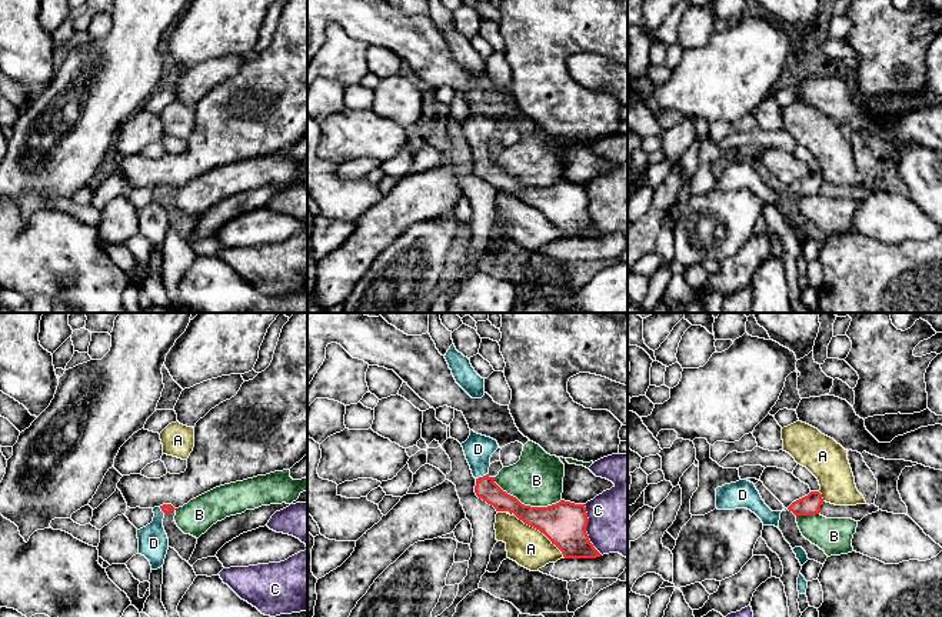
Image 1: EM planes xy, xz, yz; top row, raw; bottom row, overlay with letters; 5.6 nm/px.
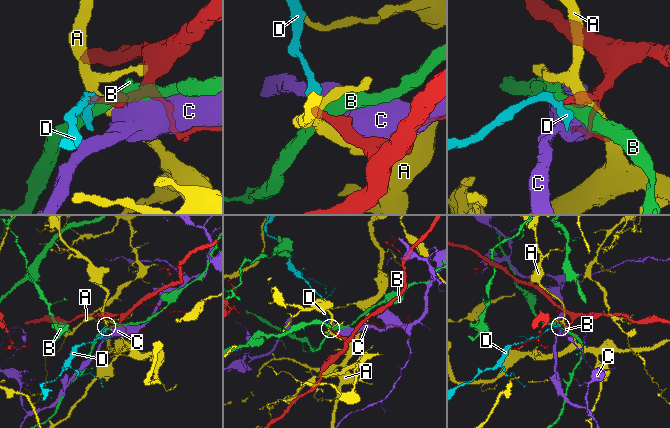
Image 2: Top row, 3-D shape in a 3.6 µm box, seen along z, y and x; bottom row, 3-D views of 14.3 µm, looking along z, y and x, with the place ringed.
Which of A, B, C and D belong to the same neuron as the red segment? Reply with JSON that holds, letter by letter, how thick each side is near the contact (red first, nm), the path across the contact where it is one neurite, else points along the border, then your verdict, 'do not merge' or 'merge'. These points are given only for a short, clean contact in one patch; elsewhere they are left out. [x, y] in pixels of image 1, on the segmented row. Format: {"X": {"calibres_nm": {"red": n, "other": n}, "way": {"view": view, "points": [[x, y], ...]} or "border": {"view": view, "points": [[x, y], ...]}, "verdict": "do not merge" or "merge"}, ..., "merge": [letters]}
{"A": {"calibres_nm": {"red": 240, "other": 220}, "verdict": "do not merge"}, "B": {"calibres_nm": {"red": 240, "other": 300}, "border": {"view": "xz", "points": [[493, 477], [503, 490], [525, 504], [551, 506], [561, 500]]}, "verdict": "do not merge"}, "C": {"calibres_nm": {"red": 240, "other": 380}, "verdict": "do not merge"}, "D": {"calibres_nm": {"red": 120, "other": 160}, "way": {"view": "xz", "points": [[486, 489], [483, 476], [479, 467], [478, 449]]}, "verdict": "merge"}, "merge": ["D"]}

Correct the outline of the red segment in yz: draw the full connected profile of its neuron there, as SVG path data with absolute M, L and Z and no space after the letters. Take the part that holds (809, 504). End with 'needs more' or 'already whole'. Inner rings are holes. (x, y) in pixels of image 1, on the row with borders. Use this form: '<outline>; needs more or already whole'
M810 491L808 496L793 501L788 510L792 511L796 517L819 514L822 503L822 494L819 491Z; already whole

